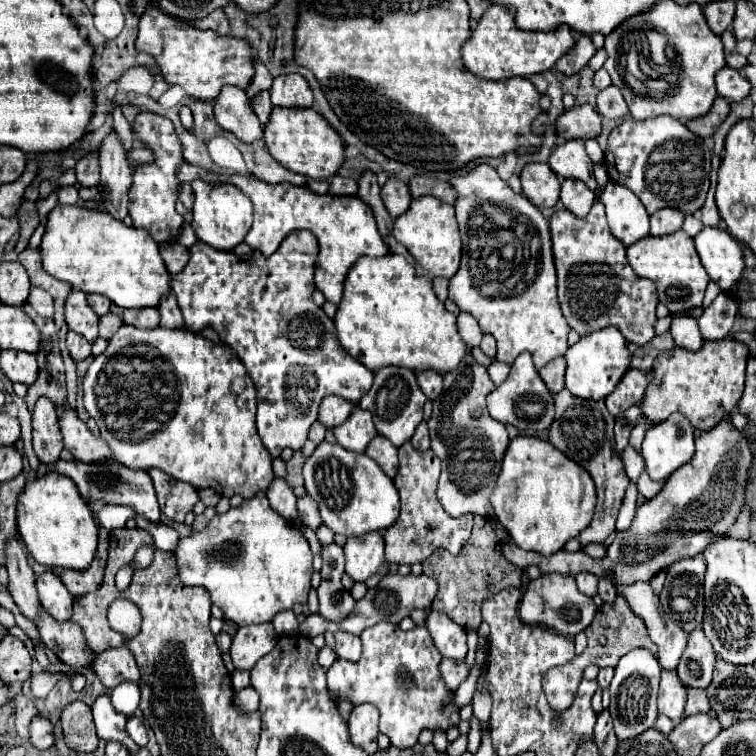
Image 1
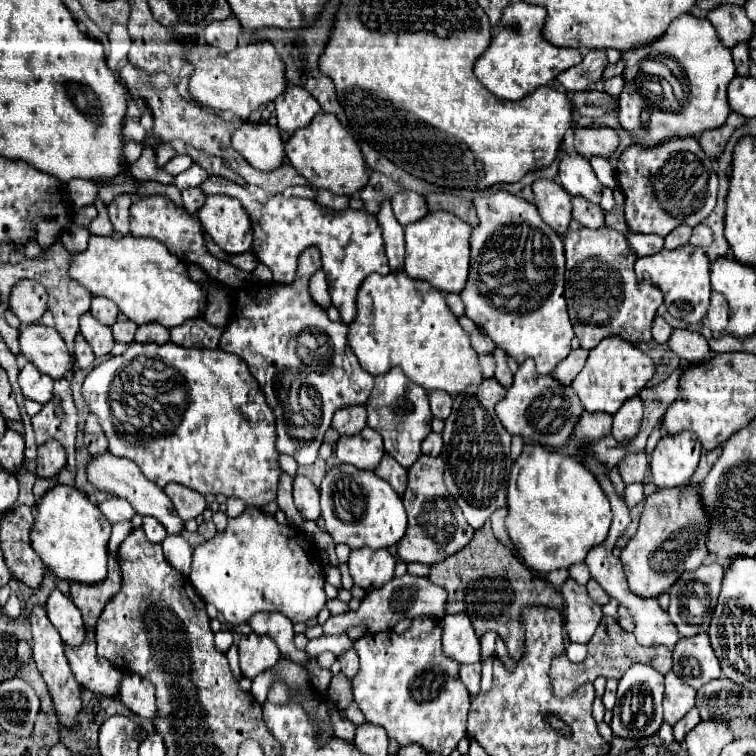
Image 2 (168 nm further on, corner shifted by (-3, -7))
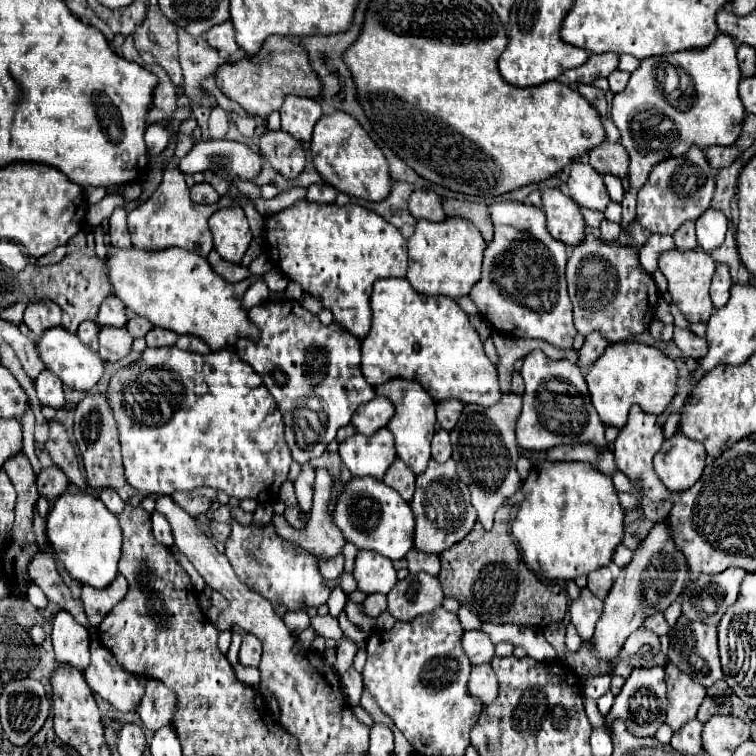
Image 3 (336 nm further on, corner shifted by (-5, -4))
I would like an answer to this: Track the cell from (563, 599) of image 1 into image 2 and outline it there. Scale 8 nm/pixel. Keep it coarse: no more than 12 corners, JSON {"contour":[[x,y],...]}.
{"contour":[[573,578],[561,586],[571,642],[587,644],[601,606]]}

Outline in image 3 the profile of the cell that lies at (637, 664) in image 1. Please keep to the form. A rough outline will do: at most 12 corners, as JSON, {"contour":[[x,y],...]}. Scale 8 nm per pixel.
{"contour":[[633,669],[607,715],[635,737],[665,721],[665,669]]}

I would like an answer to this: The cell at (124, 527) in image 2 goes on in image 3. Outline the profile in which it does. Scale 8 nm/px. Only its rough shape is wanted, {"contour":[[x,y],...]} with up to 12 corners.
{"contour":[[233,349],[115,371],[125,477],[273,503],[291,453]]}

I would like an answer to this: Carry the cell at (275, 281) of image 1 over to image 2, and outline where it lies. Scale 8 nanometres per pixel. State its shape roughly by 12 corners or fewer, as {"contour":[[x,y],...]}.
{"contour":[[293,284],[237,292],[219,348],[245,360],[277,450],[309,466],[373,376],[347,324]]}

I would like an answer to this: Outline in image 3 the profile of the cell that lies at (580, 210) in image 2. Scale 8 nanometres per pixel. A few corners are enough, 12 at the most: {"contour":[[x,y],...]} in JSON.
{"contour":[[603,219],[601,239],[611,243],[619,237],[621,227]]}

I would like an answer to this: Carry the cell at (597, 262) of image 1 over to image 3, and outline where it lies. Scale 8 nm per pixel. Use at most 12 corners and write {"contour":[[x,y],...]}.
{"contour":[[585,235],[567,261],[575,329],[621,343],[659,291],[637,247]]}

